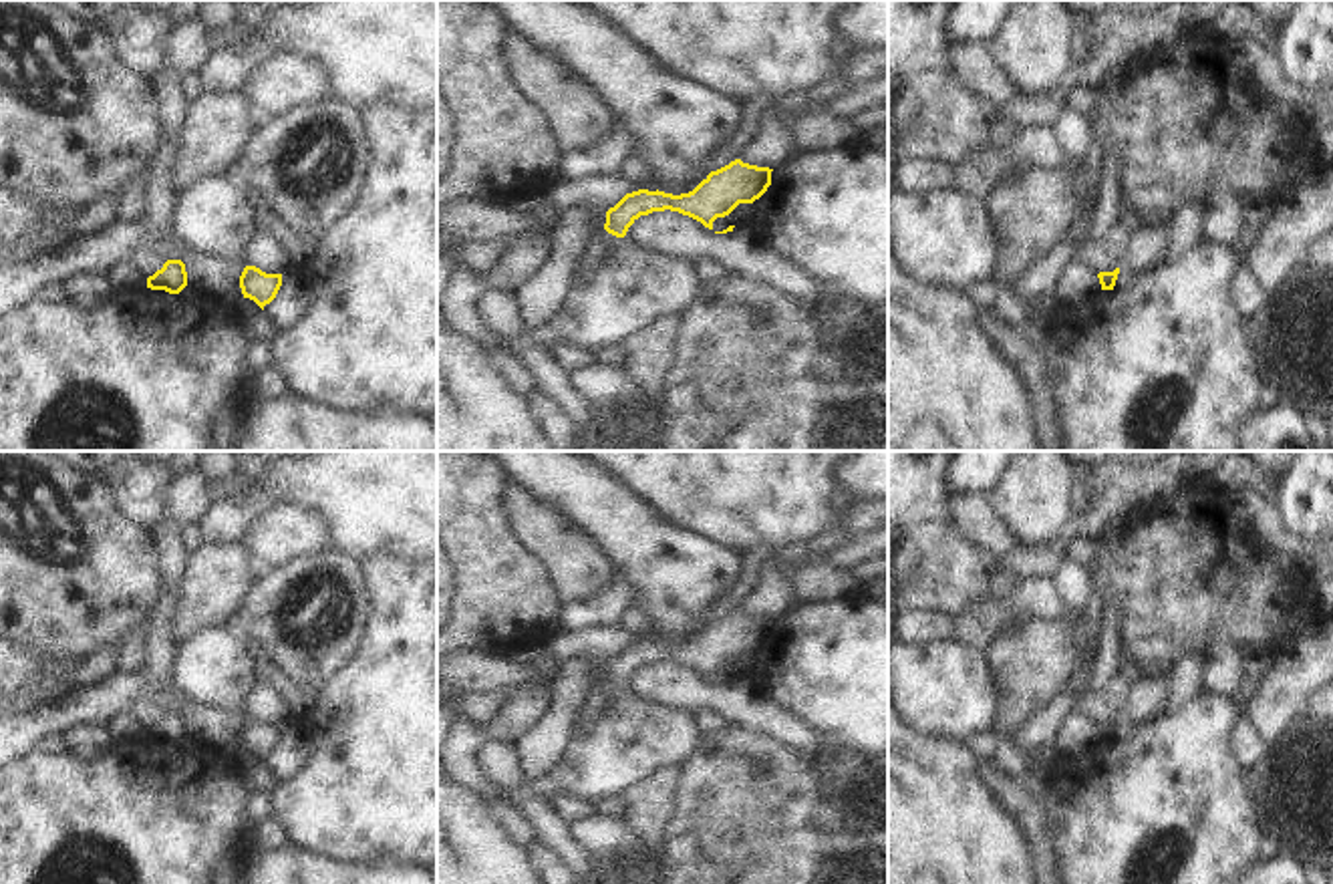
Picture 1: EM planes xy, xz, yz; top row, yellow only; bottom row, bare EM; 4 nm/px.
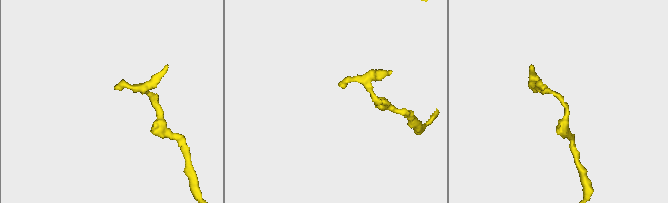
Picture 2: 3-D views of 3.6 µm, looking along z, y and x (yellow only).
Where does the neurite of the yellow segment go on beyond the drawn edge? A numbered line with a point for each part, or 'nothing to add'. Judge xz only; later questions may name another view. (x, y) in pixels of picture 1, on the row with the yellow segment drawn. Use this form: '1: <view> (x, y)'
nothing to add

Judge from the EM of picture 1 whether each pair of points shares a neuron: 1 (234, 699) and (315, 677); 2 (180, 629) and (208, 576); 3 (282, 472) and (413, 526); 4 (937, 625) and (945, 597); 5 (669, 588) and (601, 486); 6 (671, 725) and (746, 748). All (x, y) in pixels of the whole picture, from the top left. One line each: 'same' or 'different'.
1: different
2: same
3: same
4: different
5: same
6: different

